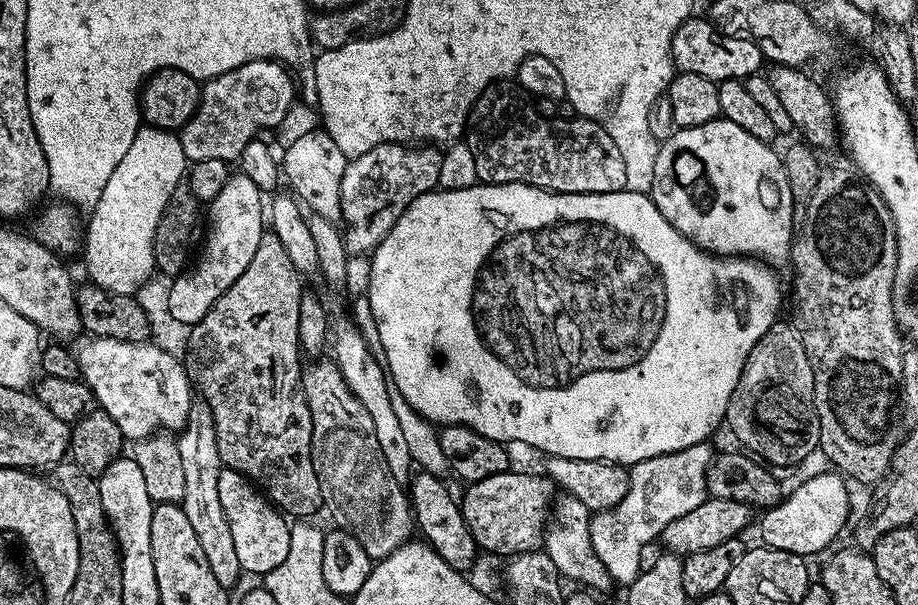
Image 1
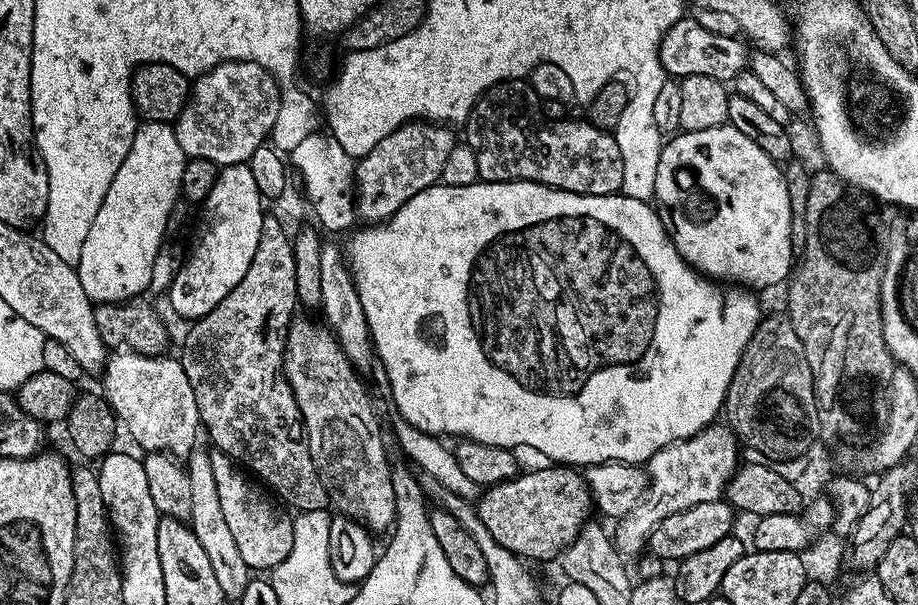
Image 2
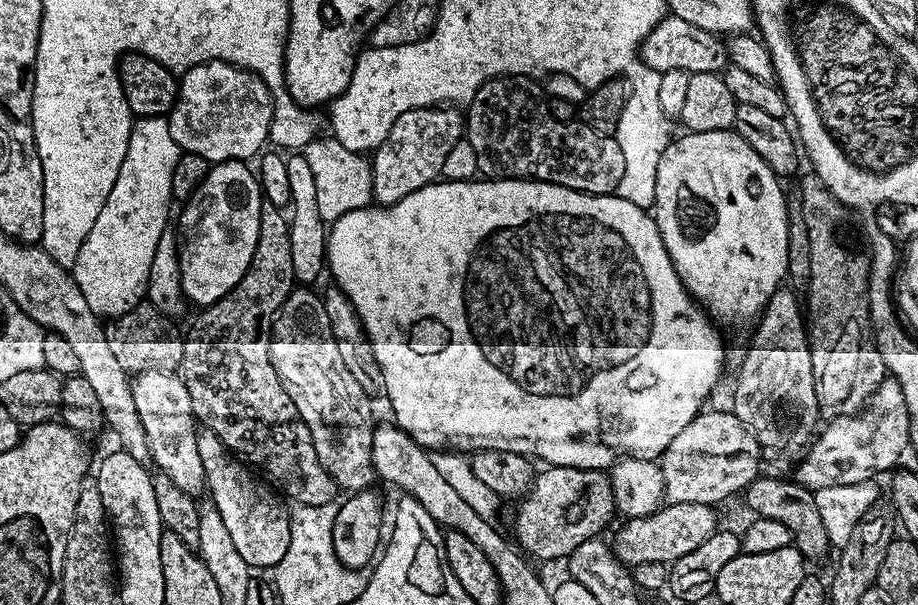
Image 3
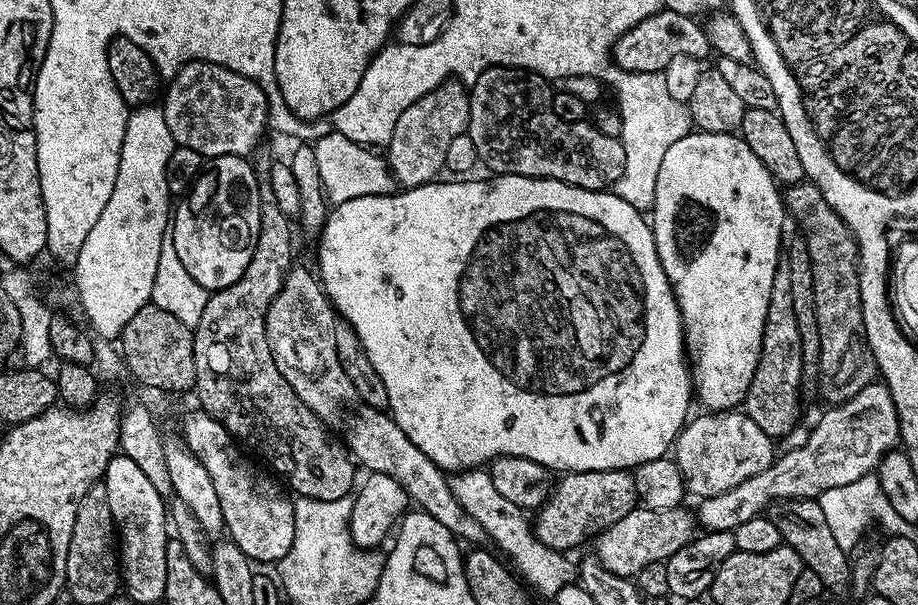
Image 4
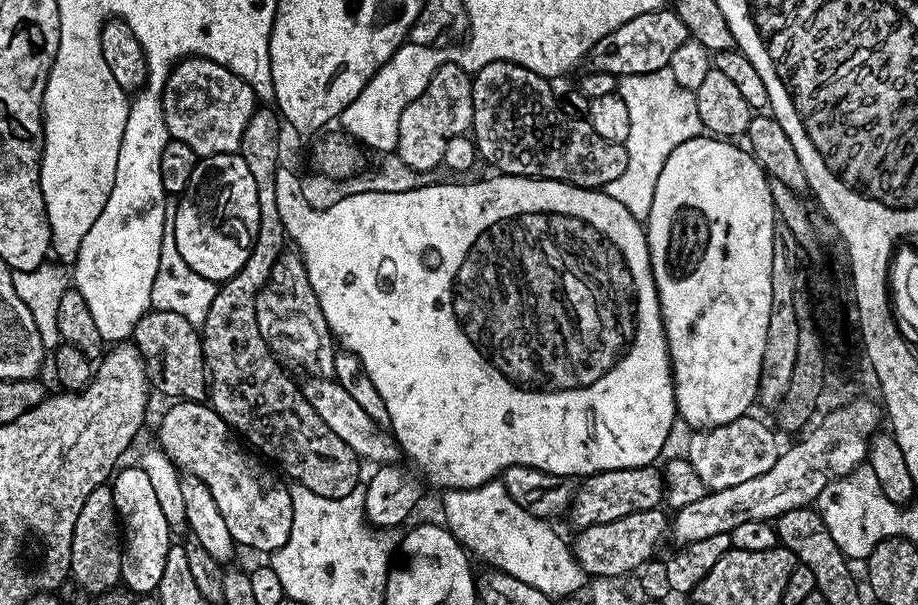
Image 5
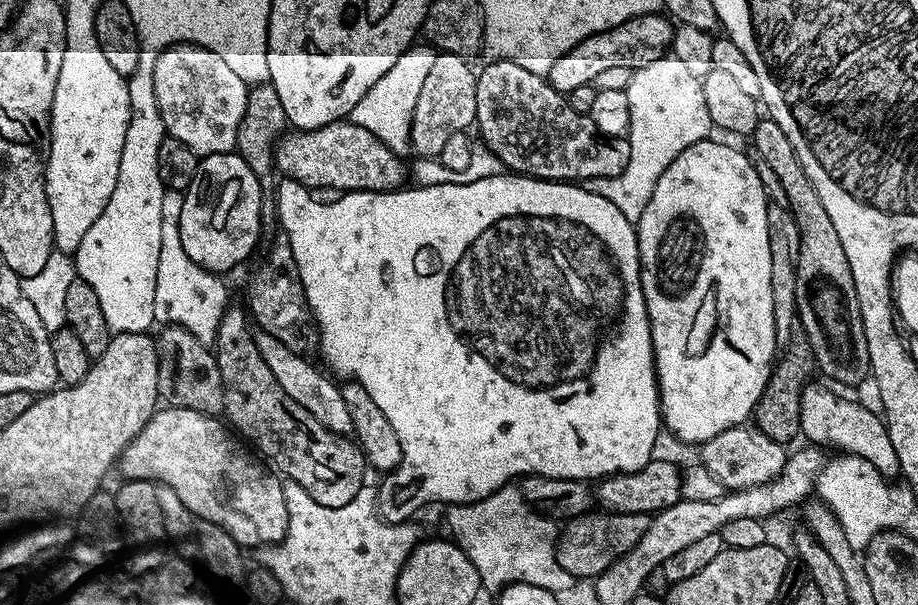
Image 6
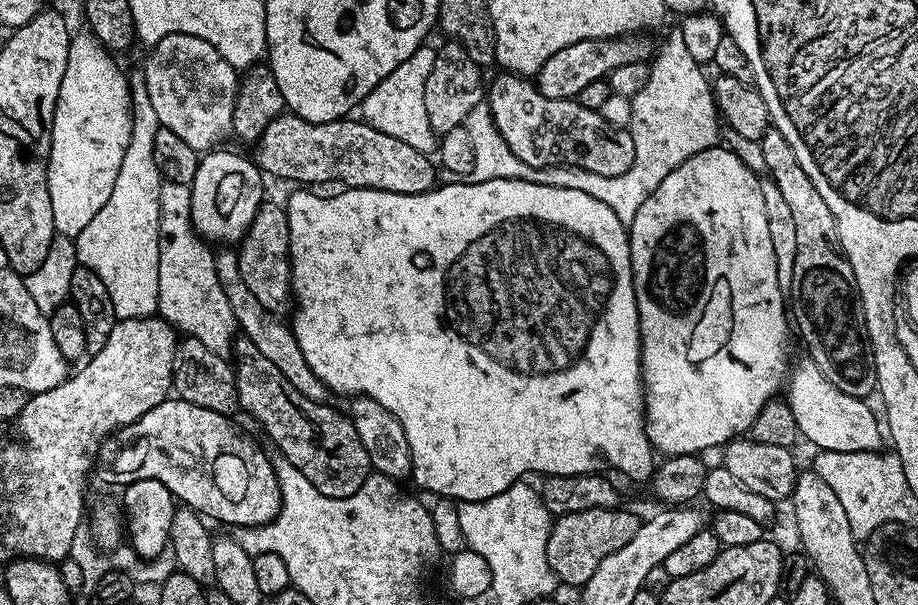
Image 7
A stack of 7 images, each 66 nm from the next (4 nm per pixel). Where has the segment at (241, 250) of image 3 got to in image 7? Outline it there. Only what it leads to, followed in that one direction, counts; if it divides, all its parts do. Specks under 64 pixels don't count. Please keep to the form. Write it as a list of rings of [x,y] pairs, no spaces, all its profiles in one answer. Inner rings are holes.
[[[226,148],[206,152],[200,159],[190,185],[191,220],[196,232],[211,243],[236,244],[243,240],[253,222],[254,214],[264,202],[262,179],[263,173],[249,157],[246,159],[228,152]]]

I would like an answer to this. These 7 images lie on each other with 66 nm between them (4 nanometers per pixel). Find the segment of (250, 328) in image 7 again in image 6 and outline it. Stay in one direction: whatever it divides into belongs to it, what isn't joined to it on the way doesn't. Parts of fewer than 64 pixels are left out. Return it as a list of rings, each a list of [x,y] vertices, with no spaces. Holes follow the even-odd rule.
[[[257,331],[255,338],[258,354],[266,358],[266,366],[270,366],[274,378],[278,378],[278,384],[286,390],[286,394],[290,394],[290,398],[306,406],[306,410],[310,410],[310,414],[314,414],[314,418],[318,418],[318,422],[322,422],[332,432],[343,435],[353,431],[354,422],[349,406],[340,393],[341,385],[327,371],[319,372],[306,357],[299,356],[301,353],[297,349],[292,348],[289,344],[284,344],[269,332]]]

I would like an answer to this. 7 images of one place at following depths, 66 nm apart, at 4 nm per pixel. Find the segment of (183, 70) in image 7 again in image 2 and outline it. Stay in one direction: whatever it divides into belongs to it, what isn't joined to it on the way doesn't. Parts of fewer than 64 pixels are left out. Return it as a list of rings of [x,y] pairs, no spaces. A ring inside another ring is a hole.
[[[228,60],[224,64],[219,64],[213,68],[201,71],[199,75],[191,81],[190,91],[188,93],[188,101],[182,110],[182,114],[174,122],[176,129],[176,137],[178,138],[178,146],[182,146],[185,157],[188,158],[206,158],[210,162],[214,162],[218,166],[230,164],[247,164],[250,157],[254,154],[254,150],[258,150],[260,144],[265,143],[272,135],[272,127],[274,122],[280,119],[280,85],[276,79],[270,75],[262,66],[258,66],[249,60]]]

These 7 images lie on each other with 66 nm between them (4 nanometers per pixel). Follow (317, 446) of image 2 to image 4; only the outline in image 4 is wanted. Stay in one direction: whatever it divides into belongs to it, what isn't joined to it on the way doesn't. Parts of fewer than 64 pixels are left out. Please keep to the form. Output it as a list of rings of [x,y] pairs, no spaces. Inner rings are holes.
[[[293,266],[284,273],[280,289],[268,303],[268,311],[264,314],[264,337],[272,353],[273,364],[278,366],[282,378],[286,378],[296,397],[321,422],[334,419],[358,396],[335,350],[337,323],[337,317],[324,295],[324,289],[320,287],[319,279],[299,266]]]

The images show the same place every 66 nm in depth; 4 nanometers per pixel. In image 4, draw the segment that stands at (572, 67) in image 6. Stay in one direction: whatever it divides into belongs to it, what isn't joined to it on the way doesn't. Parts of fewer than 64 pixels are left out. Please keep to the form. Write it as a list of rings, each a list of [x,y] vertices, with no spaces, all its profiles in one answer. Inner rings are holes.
[[[661,10],[638,22],[638,26],[626,30],[626,34],[622,34],[612,45],[610,56],[621,73],[648,73],[663,72],[666,66],[670,66],[671,60],[681,54],[703,61],[704,55],[709,55],[709,52],[708,39],[699,19]]]

